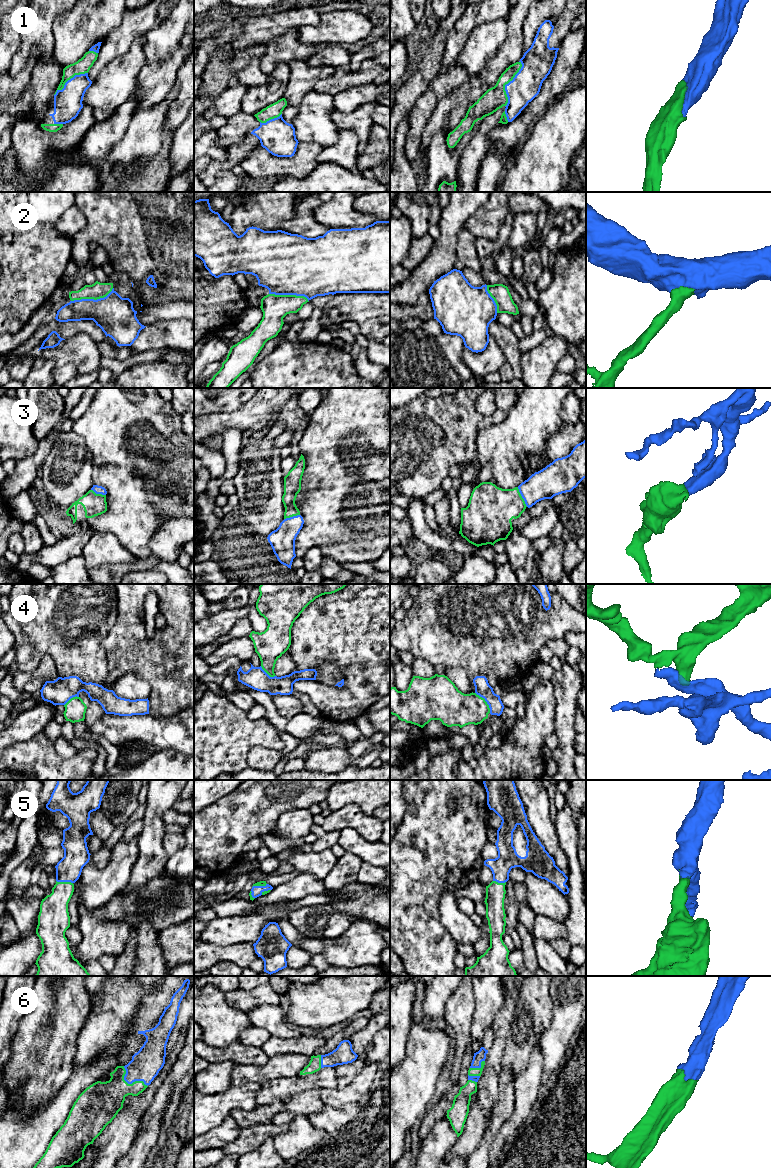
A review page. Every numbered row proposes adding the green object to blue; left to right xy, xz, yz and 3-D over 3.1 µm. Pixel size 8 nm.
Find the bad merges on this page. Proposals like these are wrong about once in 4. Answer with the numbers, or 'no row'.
no row

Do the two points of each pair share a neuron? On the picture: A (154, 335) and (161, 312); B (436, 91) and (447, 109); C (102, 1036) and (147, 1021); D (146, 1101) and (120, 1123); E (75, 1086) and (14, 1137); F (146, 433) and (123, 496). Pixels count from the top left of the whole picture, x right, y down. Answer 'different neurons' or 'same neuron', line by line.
A: different neurons
B: different neurons
C: different neurons
D: same neuron
E: same neuron
F: same neuron

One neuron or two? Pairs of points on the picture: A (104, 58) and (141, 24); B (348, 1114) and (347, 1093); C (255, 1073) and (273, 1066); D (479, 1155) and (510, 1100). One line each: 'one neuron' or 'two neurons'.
A: one neuron
B: two neurons
C: one neuron
D: one neuron

